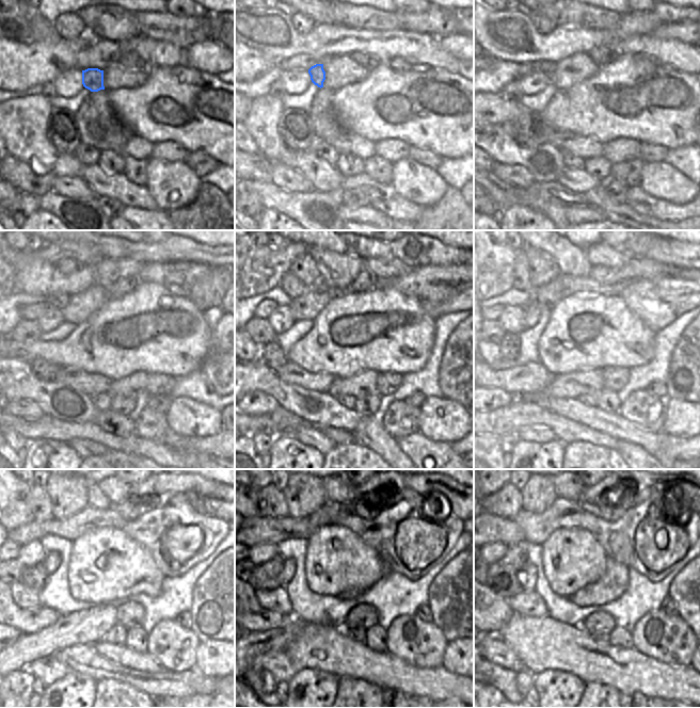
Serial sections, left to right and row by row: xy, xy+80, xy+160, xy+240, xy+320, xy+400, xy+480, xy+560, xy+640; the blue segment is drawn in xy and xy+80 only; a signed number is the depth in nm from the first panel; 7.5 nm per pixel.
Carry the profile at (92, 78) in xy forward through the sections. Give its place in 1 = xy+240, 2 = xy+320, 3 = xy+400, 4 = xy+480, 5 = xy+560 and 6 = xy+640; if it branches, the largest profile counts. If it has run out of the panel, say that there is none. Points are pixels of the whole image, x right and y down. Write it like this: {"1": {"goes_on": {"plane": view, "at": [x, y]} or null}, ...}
{"1": {"goes_on": {"plane": "xy+240", "at": [59, 301]}}, "2": {"goes_on": {"plane": "xy+320", "at": [289, 284]}}, "3": {"goes_on": {"plane": "xy+400", "at": [522, 282]}}, "4": {"goes_on": {"plane": "xy+480", "at": [41, 505]}}, "5": {"goes_on": {"plane": "xy+560", "at": [272, 503]}}, "6": {"goes_on": {"plane": "xy+640", "at": [506, 502]}}}

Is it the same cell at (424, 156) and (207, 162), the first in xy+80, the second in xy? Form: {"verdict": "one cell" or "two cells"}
{"verdict": "one cell"}

